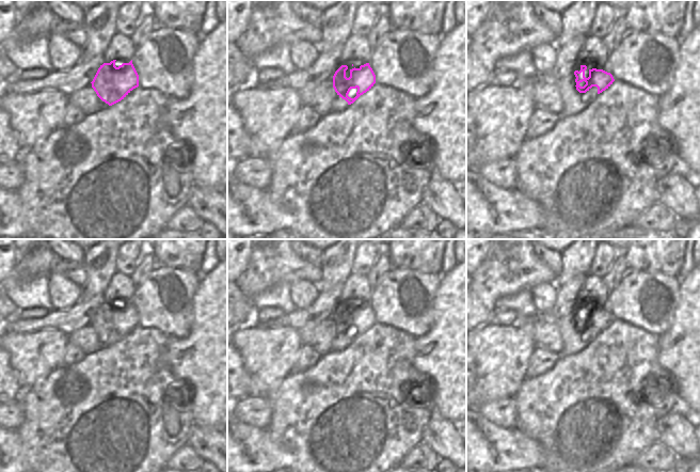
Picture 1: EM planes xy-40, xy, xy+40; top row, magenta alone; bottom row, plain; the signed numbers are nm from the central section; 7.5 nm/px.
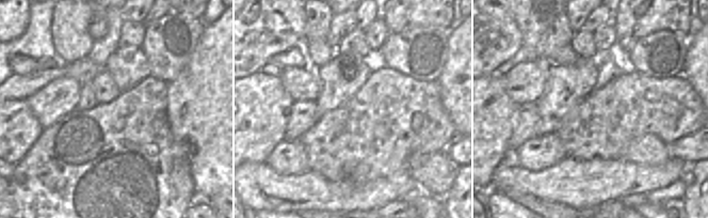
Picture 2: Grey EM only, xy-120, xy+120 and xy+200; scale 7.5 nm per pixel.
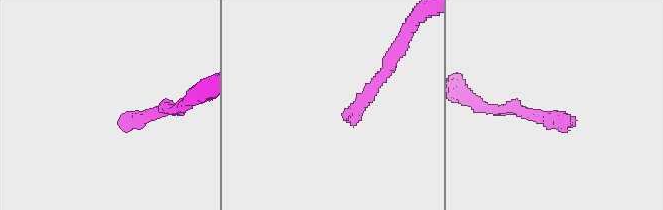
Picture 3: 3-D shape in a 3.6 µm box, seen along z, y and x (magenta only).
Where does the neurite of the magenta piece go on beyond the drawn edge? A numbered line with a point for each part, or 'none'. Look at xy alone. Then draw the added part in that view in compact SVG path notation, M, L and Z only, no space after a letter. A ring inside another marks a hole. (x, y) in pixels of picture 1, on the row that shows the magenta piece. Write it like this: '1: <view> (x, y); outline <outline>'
1: xy (337, 105); outline M333 75L334 76L334 75ZM333 76L327 80L327 85L331 93L333 94L333 100L331 103L331 112L340 112L345 110L349 105L343 99L333 88Z

